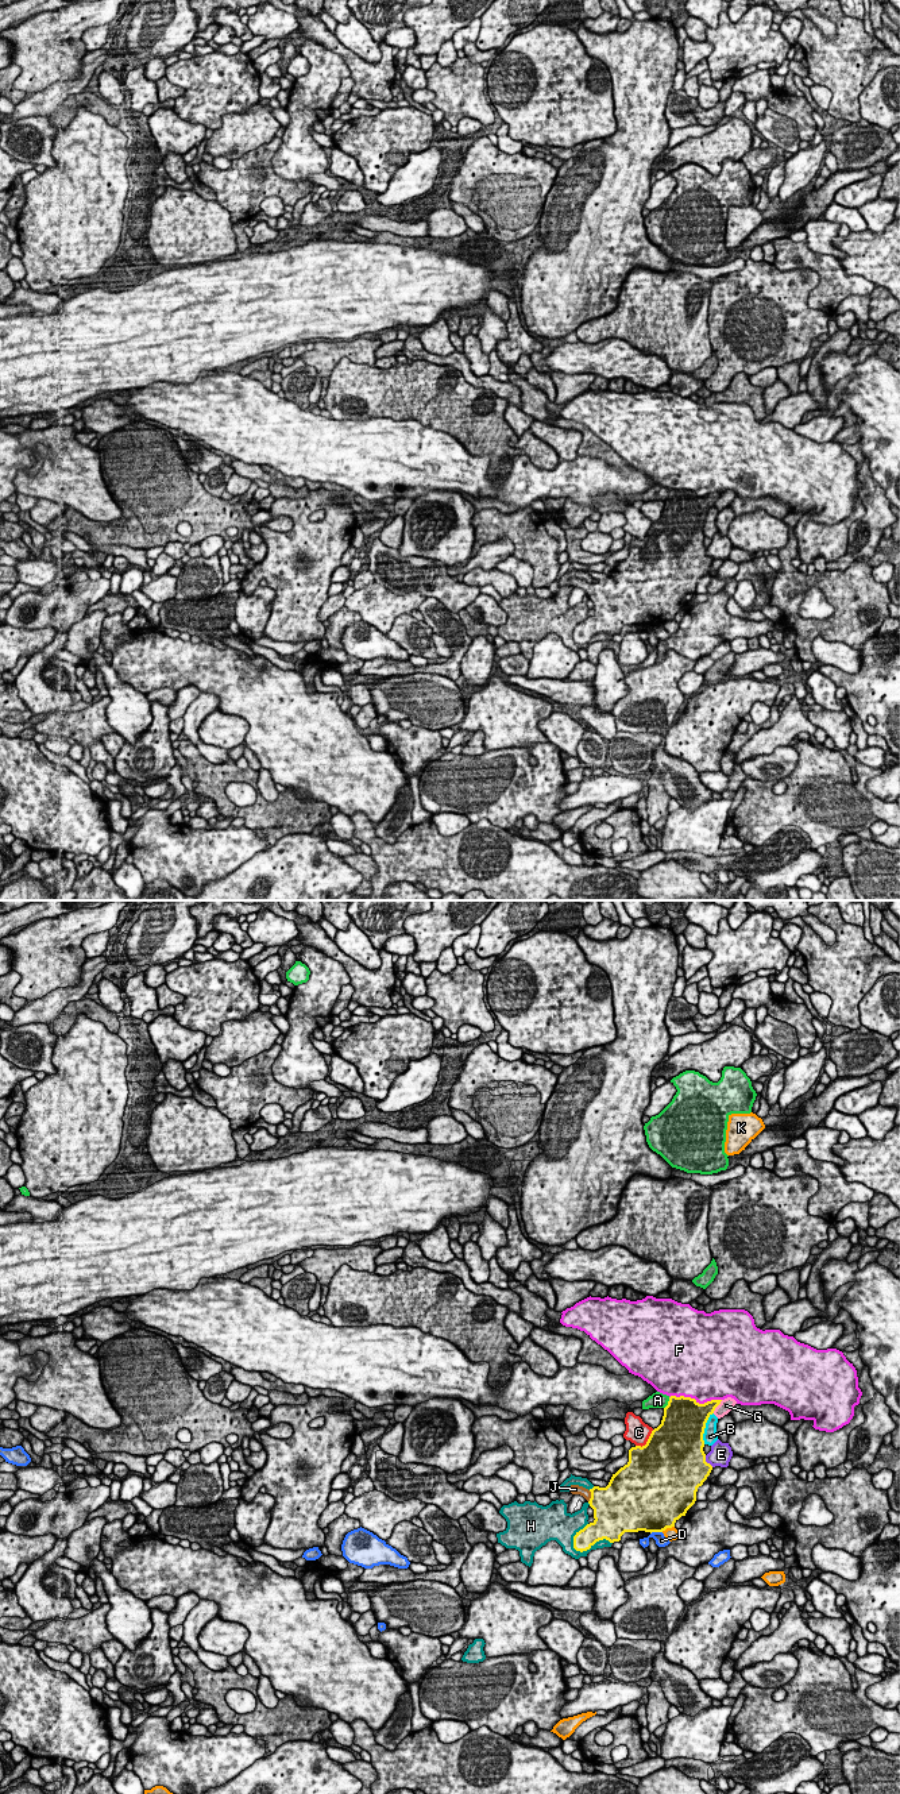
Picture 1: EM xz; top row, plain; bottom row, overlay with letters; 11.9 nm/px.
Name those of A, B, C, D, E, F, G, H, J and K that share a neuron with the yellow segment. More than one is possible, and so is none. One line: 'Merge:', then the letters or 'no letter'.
Merge: J

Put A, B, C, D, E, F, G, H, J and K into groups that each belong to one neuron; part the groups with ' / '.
A / B / C / D / E / F / G / H / J / K

